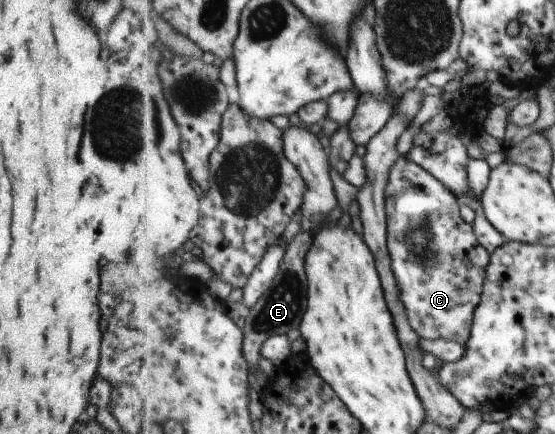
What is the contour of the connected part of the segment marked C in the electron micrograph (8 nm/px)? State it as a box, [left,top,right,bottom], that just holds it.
[387,155,492,344]

